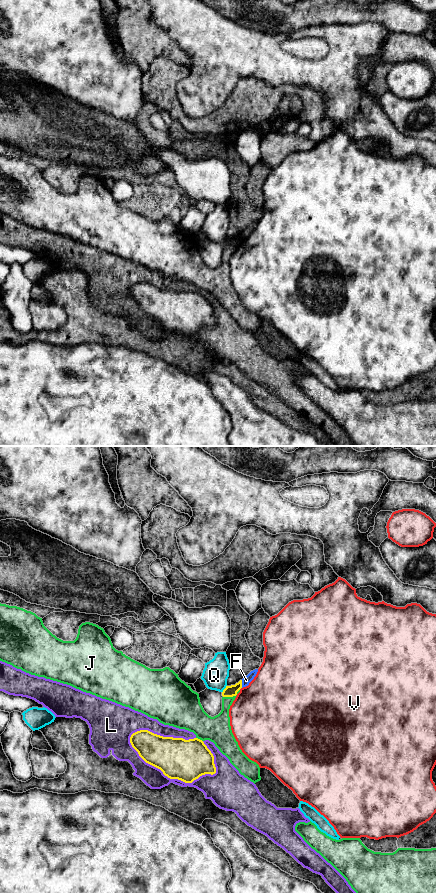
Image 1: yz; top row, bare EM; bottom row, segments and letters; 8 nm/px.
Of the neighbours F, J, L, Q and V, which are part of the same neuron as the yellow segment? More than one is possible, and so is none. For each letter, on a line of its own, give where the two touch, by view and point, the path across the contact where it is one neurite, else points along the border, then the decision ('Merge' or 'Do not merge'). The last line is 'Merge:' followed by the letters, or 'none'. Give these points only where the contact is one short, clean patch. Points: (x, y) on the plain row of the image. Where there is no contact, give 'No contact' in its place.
F: Touches yellow at yz (241, 236). Boundary: yz (241, 232), (242, 239). Do not merge
J: Touches yellow at yz (232, 248). Do not merge
L: Touches yellow at yz (169, 329). Do not merge
Q: Touches yellow at yz (224, 241). Do not merge
V: Touches yellow at yz (240, 240). Do not merge
Merge: none

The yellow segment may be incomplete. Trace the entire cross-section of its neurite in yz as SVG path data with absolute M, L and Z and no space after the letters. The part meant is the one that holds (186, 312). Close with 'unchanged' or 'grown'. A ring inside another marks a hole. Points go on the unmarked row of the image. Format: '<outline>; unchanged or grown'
M140 282L131 287L130 295L146 315L160 321L170 331L192 335L202 327L216 325L213 306L198 290L185 292L163 289L148 282Z; unchanged

